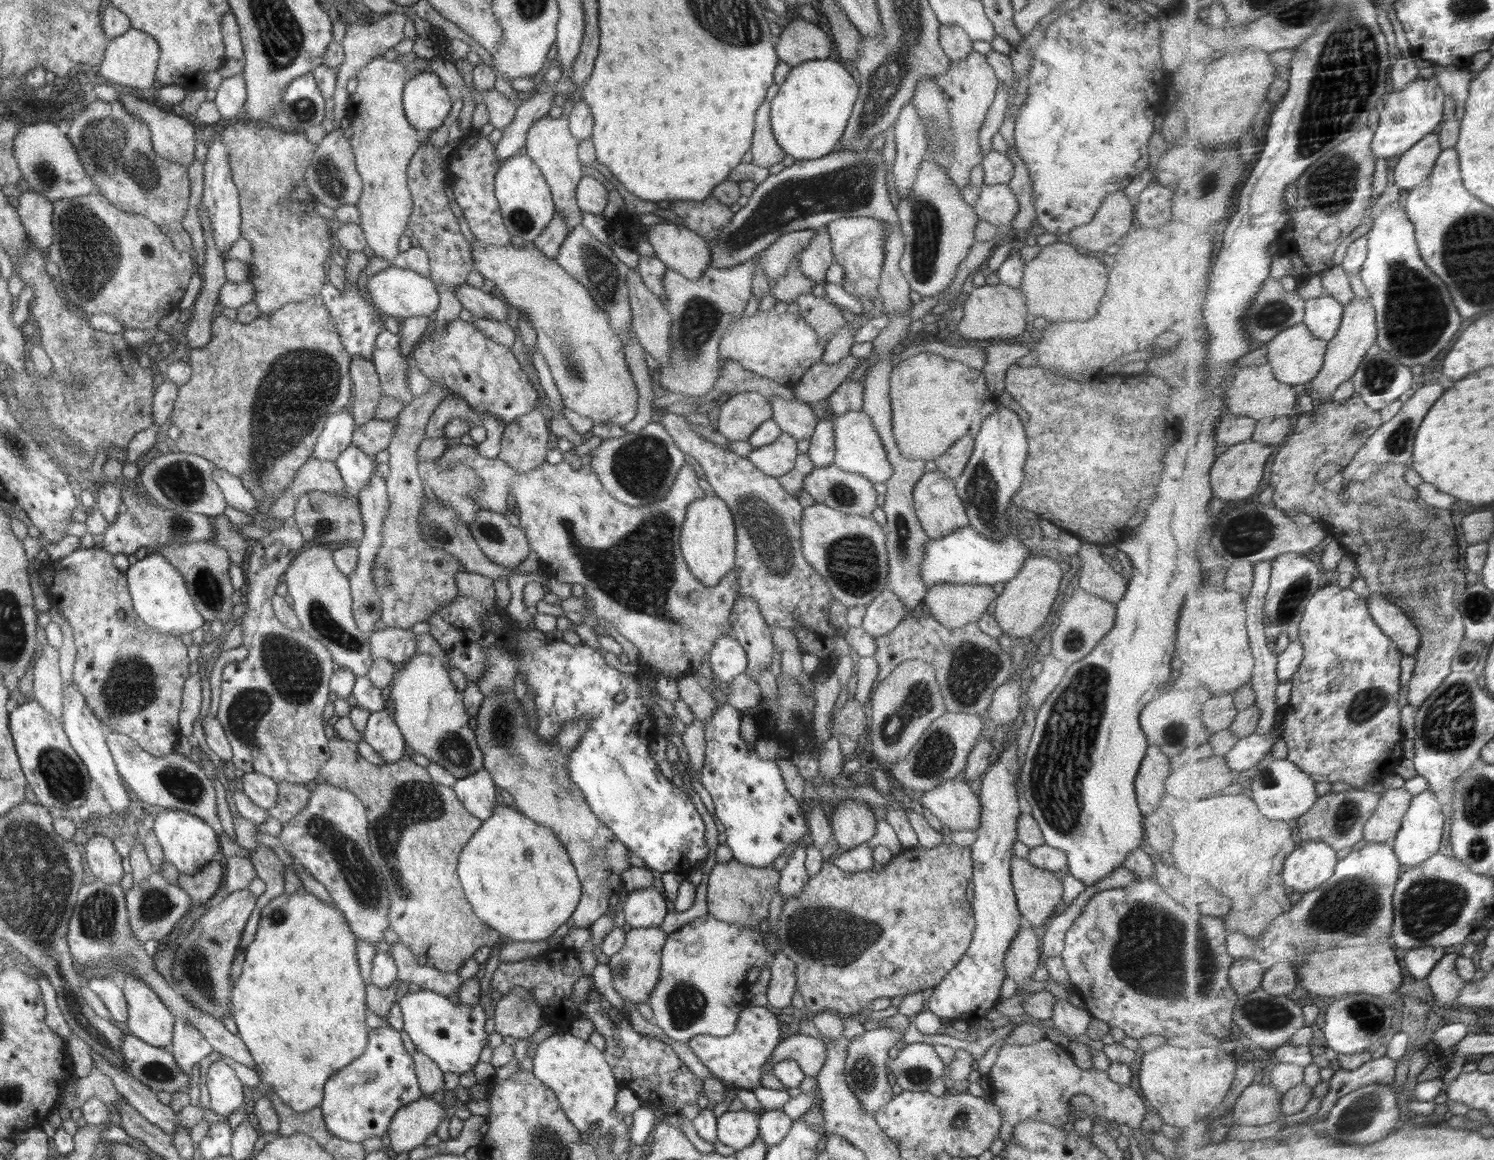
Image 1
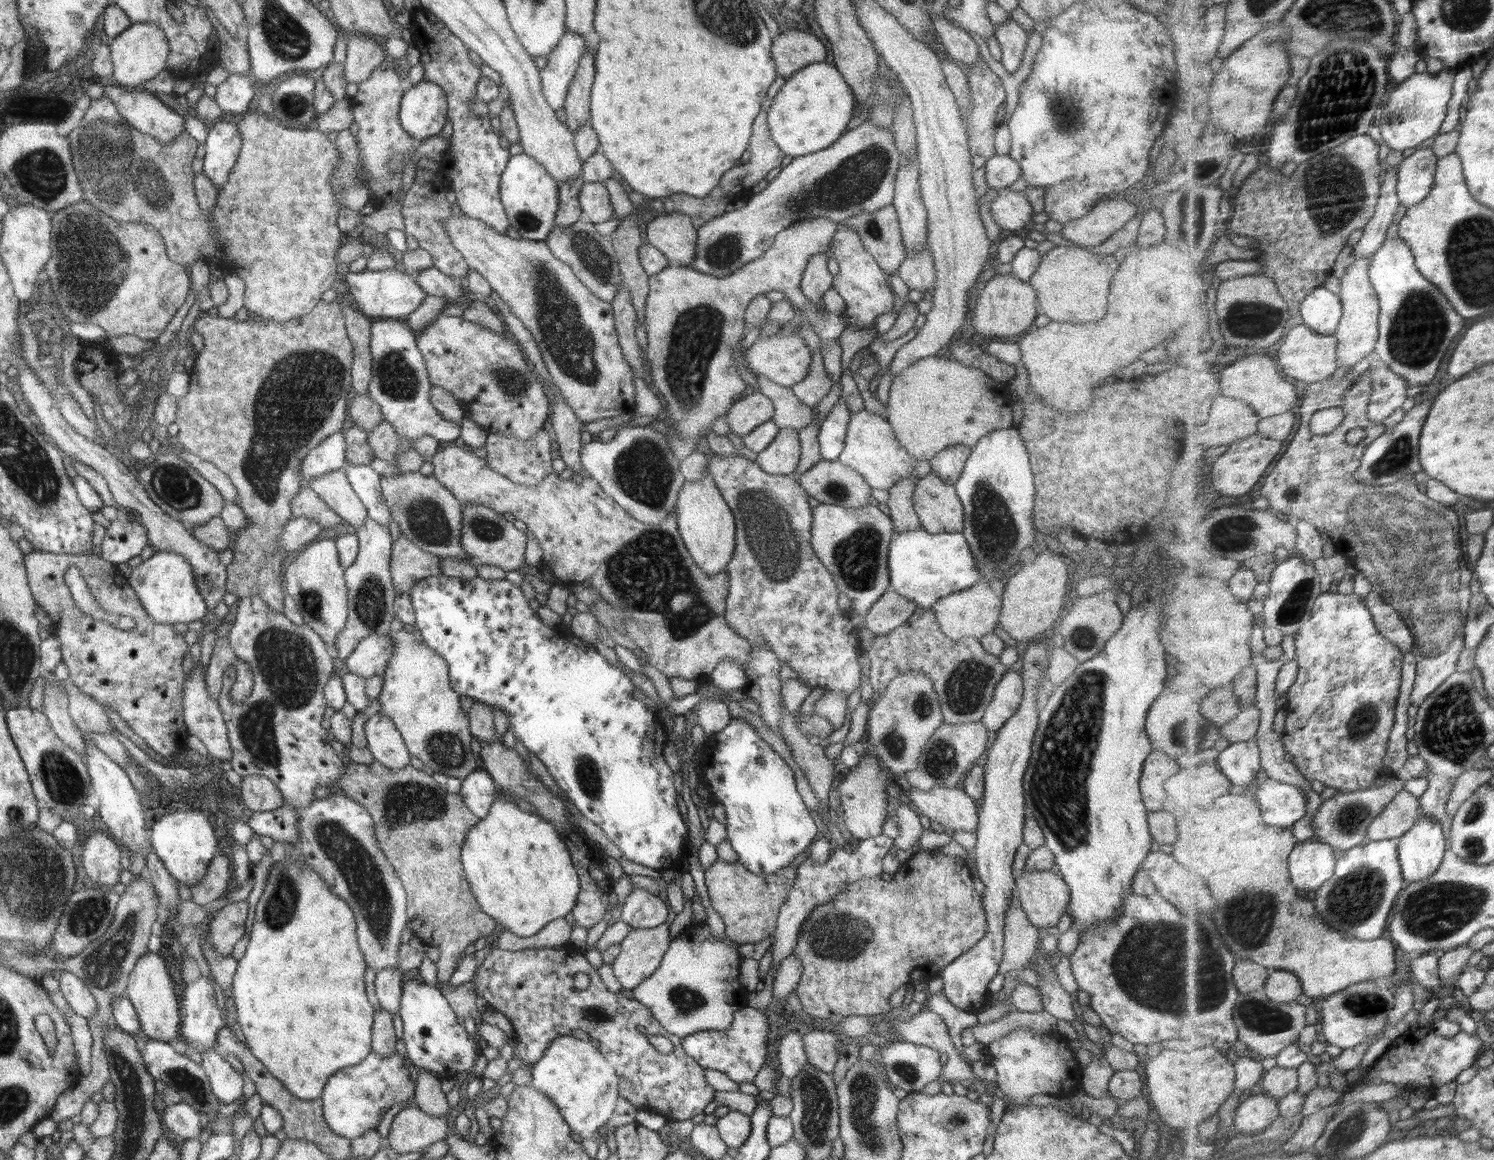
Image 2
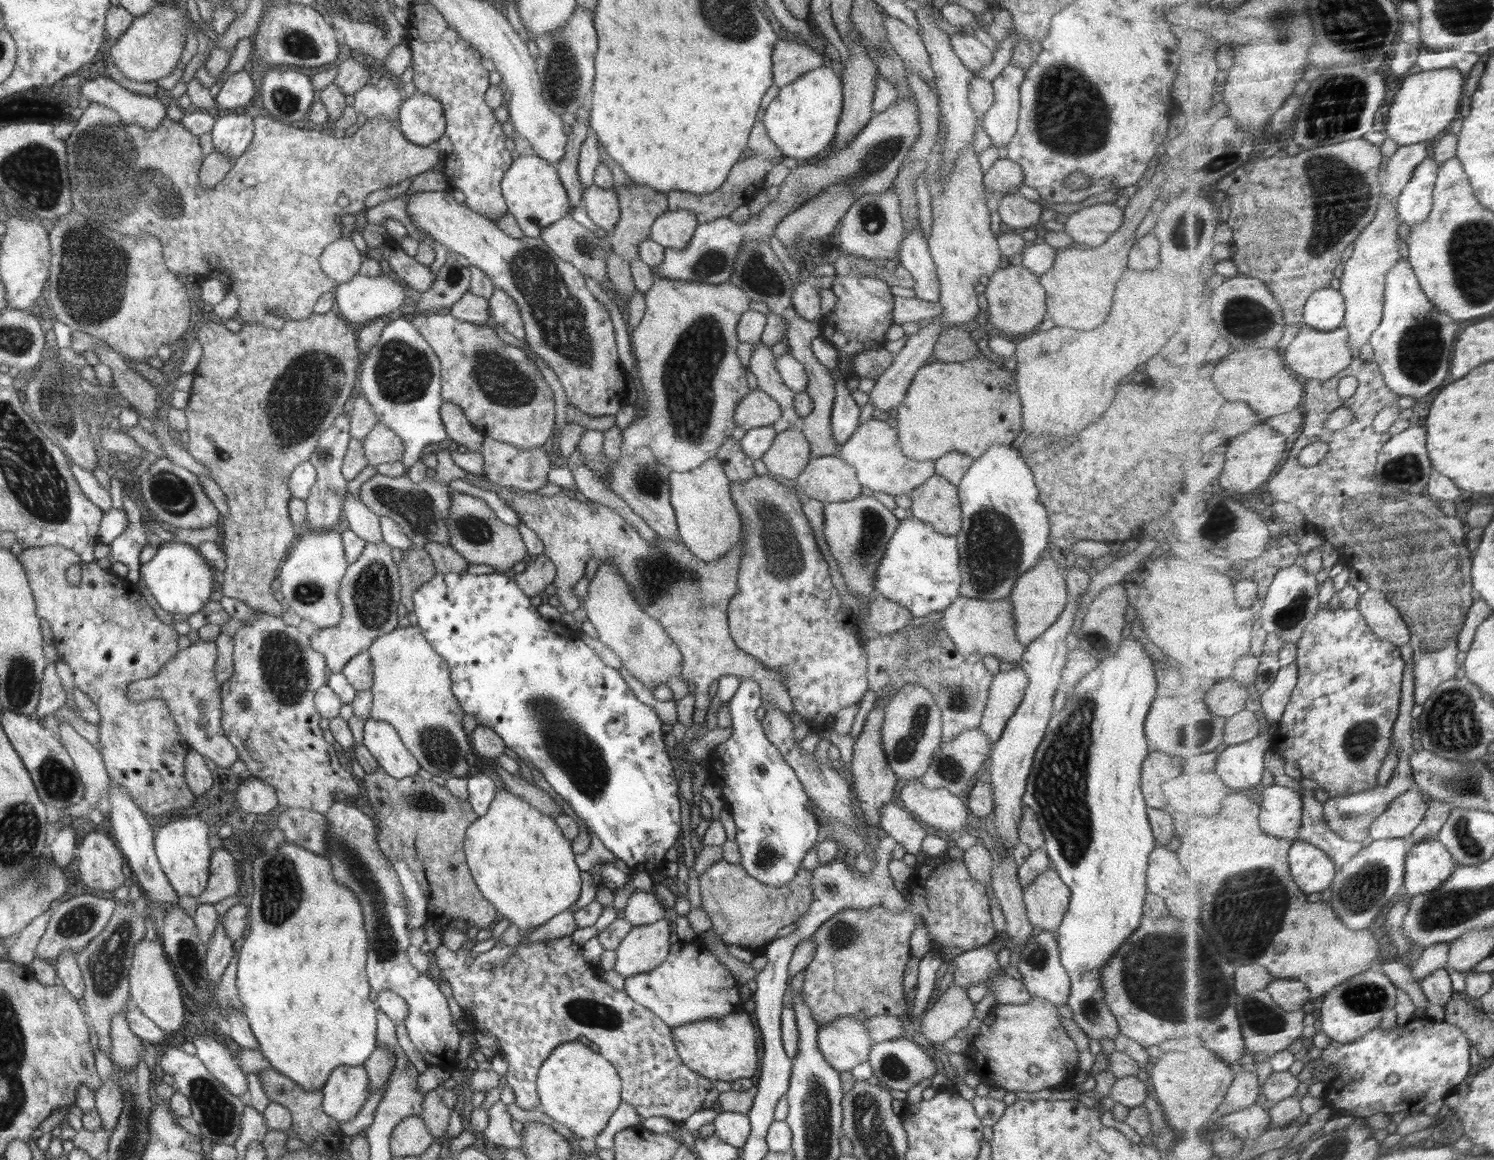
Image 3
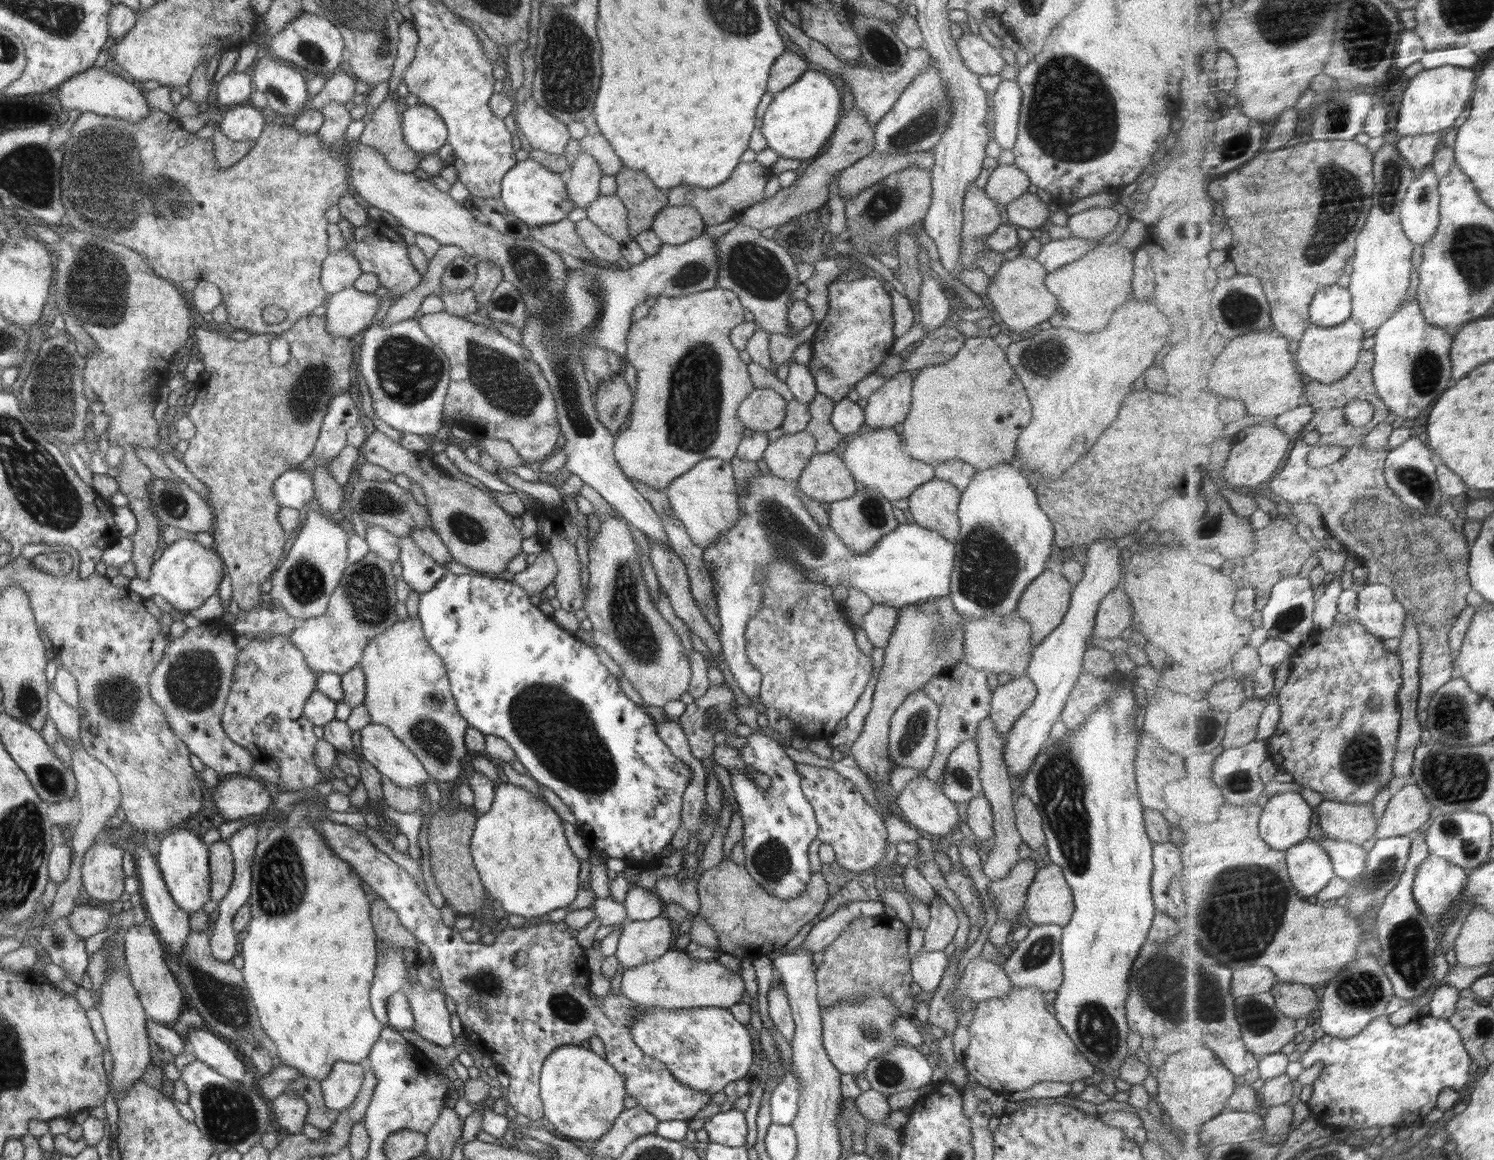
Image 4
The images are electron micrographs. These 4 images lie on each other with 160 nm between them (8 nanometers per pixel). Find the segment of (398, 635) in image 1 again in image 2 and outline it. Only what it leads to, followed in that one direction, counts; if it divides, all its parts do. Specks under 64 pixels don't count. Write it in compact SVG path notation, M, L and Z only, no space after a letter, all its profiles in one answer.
M389 633L378 636L372 634L363 638L347 657L348 672L362 678L380 676L392 658L393 640Z

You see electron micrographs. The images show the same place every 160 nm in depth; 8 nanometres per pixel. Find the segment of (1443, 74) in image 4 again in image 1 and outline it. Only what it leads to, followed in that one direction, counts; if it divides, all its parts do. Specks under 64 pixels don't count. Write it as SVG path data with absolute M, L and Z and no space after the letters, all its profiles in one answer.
M1420 78L1406 90L1394 91L1381 111L1380 125L1374 139L1373 149L1377 158L1400 157L1423 138L1439 130L1444 121L1444 102L1449 96L1440 79Z

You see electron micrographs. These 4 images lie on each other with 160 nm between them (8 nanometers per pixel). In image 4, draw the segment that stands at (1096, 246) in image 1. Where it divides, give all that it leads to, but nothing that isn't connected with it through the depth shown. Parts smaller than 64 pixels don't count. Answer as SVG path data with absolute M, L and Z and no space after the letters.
M1092 207L1071 215L1067 227L1074 237L1096 243L1115 230L1119 215L1112 207Z

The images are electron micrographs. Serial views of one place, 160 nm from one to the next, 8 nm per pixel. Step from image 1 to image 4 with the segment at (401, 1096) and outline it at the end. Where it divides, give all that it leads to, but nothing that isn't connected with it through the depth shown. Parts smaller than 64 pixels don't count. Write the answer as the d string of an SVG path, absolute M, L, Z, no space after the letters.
M336 1061L330 1074L319 1083L325 1105L332 1110L347 1109L356 1098L363 1083L364 1064Z

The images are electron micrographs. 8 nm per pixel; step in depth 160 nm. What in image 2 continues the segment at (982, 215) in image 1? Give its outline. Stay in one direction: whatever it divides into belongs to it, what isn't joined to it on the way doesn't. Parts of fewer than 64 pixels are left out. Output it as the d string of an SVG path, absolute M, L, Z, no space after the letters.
M1007 187L999 189L992 200L990 214L1000 228L1016 231L1032 222L1033 208L1024 192L1015 192Z

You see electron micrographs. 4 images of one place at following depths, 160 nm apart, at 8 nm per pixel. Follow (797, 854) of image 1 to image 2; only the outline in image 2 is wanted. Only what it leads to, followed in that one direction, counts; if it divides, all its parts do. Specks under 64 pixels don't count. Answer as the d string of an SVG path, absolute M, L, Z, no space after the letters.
M883 832L882 834L861 840L858 843L857 848L854 849L853 852L847 852L843 848L837 848L832 852L832 856L827 860L824 864L816 864L814 859L808 857L800 866L796 867L796 881L794 881L794 885L792 885L792 889L788 891L788 895L786 895L786 901L784 901L784 905L780 907L780 912L778 913L777 919L777 928L773 933L774 944L772 947L772 956L773 956L773 968L775 969L779 967L779 964L787 957L793 953L794 947L796 946L796 941L798 941L798 935L800 935L800 929L802 929L802 925L806 922L806 919L810 917L813 913L813 910L818 907L818 905L822 905L824 903L828 903L828 901L832 901L832 897L836 898L836 895L840 893L840 887L844 885L844 883L854 883L860 881L860 878L877 878L882 875L882 860L886 857L889 850L893 847L893 838L888 838Z

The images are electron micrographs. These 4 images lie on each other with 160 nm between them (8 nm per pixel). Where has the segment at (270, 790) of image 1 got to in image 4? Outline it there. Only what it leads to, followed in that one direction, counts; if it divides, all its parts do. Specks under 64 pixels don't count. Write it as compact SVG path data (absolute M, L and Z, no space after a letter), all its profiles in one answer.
M247 776L224 778L212 800L226 821L264 814L272 801L268 789Z

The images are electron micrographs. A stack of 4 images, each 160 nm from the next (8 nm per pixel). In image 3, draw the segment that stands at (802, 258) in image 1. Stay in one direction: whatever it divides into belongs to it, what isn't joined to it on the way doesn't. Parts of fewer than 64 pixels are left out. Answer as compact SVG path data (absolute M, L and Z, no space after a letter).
M810 275L804 281L797 281L791 301L795 311L804 320L817 321L822 317L819 288L831 288L836 275L814 277Z

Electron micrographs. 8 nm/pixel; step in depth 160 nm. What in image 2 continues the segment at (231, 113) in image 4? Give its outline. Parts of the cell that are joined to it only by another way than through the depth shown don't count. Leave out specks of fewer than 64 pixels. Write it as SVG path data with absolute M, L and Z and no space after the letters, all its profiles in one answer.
M217 121L209 128L205 144L204 176L209 178L220 194L241 151L242 137L237 124L232 121Z

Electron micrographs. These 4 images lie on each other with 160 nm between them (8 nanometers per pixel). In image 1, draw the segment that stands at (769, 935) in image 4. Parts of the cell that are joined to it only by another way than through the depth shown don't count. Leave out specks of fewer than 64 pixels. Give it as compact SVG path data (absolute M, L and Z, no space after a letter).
M731 859L724 864L717 863L710 876L708 876L708 894L706 903L708 904L709 913L712 917L721 922L742 924L742 927L759 927L762 921L768 920L768 909L772 900L772 895L779 888L780 872L775 870L772 865L768 867L750 867L737 860Z

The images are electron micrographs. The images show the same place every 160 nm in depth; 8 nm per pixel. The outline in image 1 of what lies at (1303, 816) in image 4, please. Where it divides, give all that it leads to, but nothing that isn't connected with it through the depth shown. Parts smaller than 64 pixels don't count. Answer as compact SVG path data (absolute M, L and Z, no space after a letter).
M1271 754L1259 764L1259 772L1254 776L1248 792L1259 804L1260 810L1272 820L1295 823L1300 817L1308 814L1319 801L1316 790L1316 779L1289 758L1275 759Z

